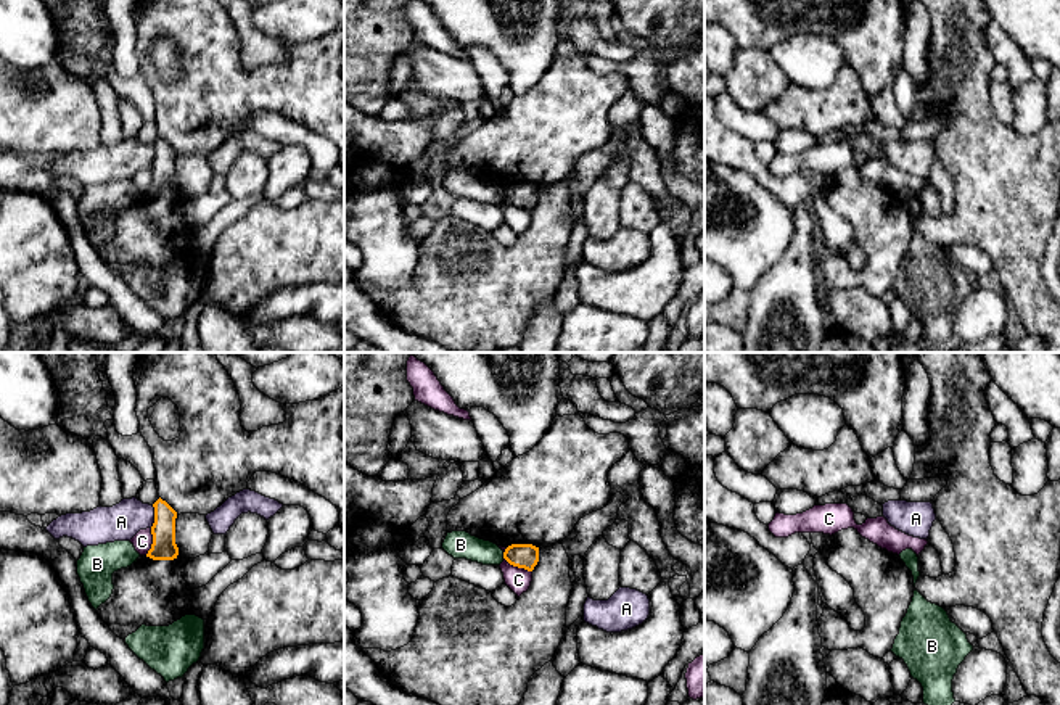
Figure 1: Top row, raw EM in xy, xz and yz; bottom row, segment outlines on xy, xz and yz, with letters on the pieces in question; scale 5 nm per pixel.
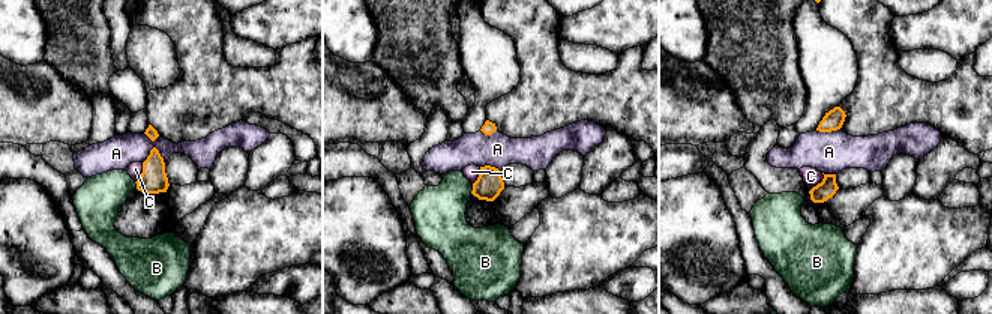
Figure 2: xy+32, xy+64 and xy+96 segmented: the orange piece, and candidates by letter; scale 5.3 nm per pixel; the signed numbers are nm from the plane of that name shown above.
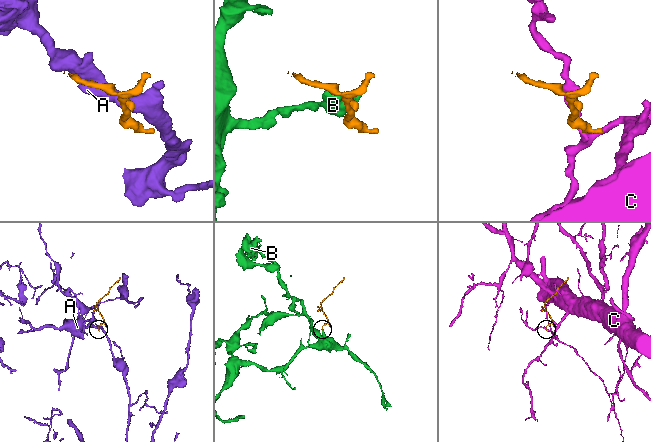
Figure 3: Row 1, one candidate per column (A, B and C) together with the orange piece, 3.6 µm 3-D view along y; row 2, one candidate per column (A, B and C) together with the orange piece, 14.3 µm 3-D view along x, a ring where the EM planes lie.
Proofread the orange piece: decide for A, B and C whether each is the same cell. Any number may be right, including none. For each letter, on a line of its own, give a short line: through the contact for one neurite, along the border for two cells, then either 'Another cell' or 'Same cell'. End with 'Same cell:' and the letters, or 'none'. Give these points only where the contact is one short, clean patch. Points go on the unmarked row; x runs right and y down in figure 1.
A: Line: xy (153, 145), (153, 163), (150, 166). Another cell
B: Line: xz (502, 192), (504, 197). Another cell
C: Line: xz (504, 197), (510, 203), (531, 211). Another cell
Same cell: none

